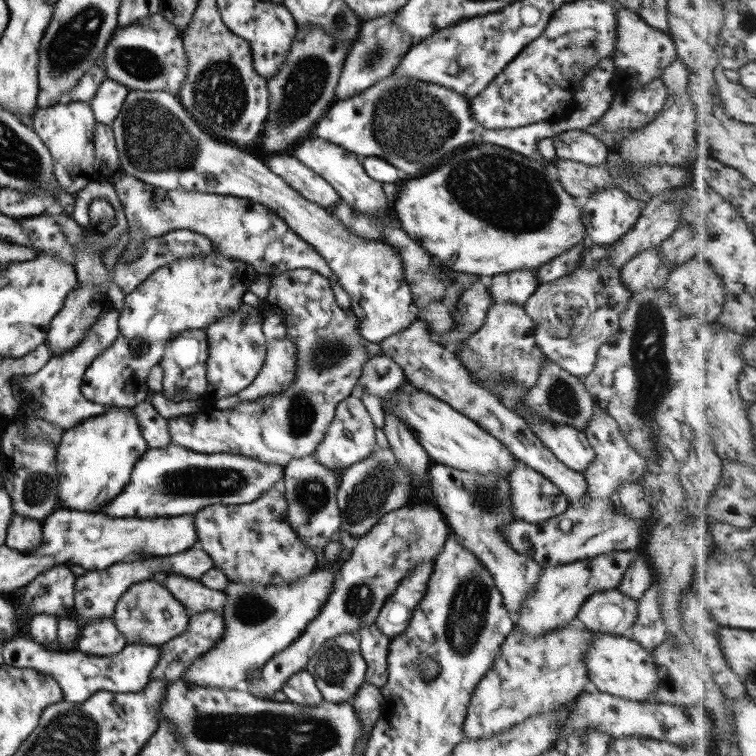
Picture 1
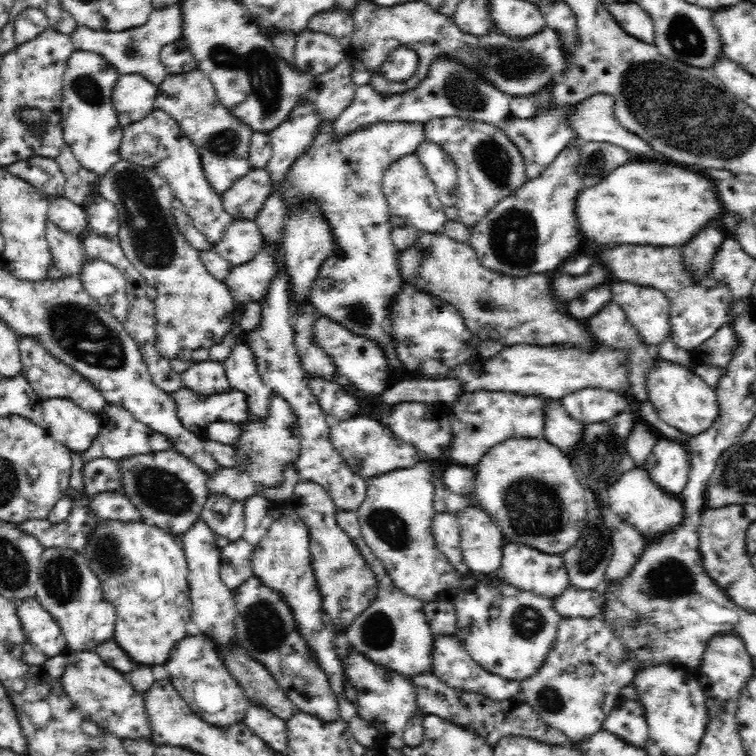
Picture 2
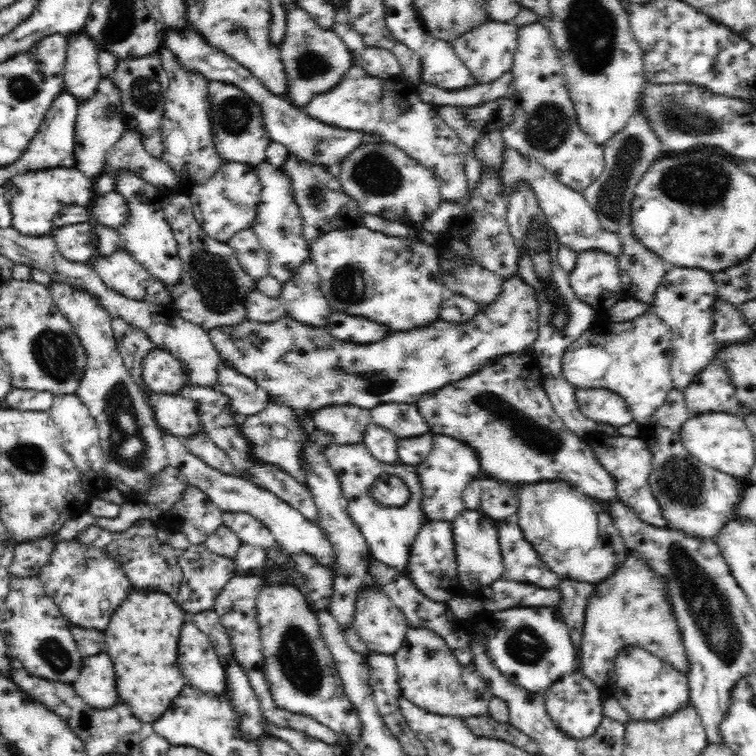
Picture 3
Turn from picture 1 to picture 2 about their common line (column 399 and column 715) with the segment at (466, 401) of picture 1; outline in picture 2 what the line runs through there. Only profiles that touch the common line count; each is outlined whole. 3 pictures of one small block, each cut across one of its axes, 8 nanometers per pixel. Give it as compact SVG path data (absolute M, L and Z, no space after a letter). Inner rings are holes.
M725 325L718 329L712 338L708 338L708 341L688 352L695 365L725 369L732 358L732 353L736 350L736 346L738 346L738 341L736 341L734 330Z

